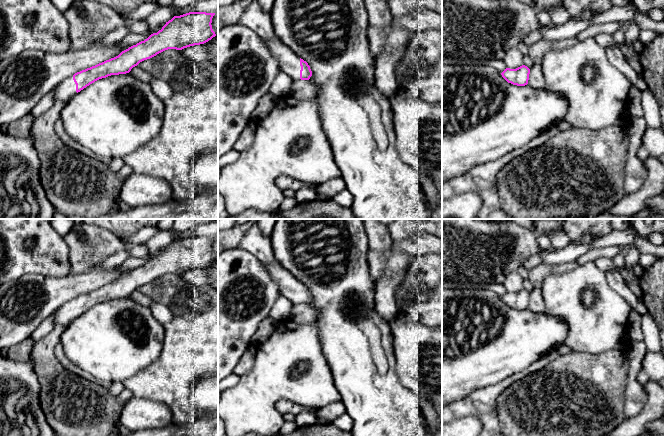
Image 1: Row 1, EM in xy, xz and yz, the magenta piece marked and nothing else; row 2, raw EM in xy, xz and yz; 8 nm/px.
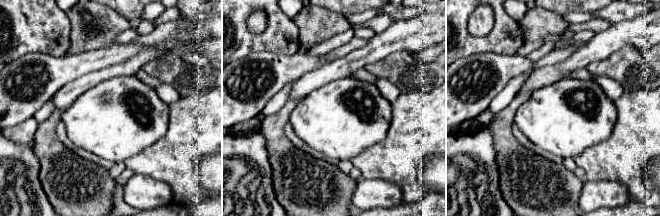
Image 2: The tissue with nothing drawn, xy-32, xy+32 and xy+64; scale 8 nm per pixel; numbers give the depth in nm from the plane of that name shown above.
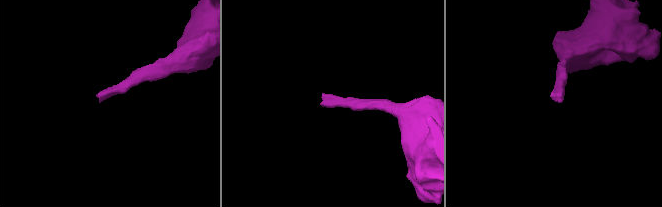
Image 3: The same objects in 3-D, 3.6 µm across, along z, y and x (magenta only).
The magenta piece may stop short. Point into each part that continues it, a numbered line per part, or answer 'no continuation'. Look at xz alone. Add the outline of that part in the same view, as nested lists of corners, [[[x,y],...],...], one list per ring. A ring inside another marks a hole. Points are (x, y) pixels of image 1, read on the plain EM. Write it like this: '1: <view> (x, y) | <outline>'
1: xz (289, 286) | [[[264,263],[272,278],[277,282],[281,296],[287,298],[293,304],[300,303],[300,281],[285,269],[282,265],[276,263]]]

